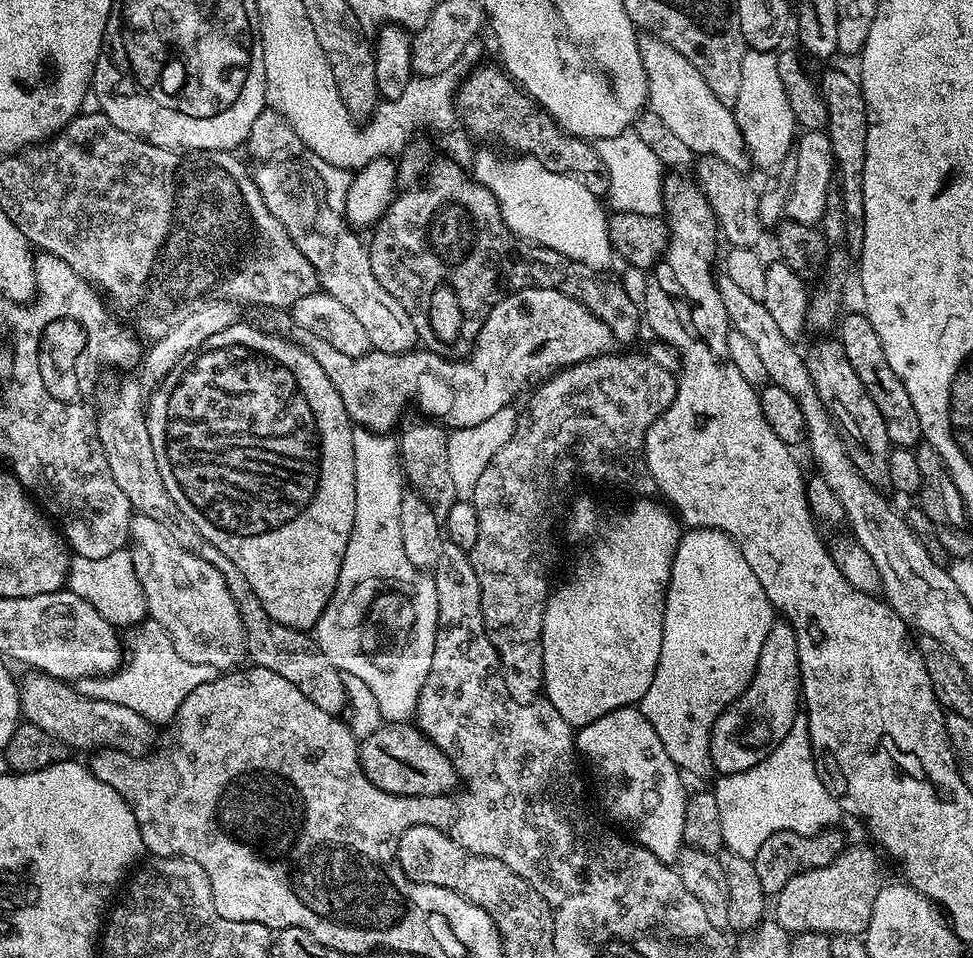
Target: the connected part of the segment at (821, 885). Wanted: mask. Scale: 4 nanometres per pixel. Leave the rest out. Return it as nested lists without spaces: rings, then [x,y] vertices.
[[[845,847],[826,866],[806,870],[774,898],[776,919],[790,934],[797,932],[827,932],[829,934],[860,934],[868,927],[874,898],[880,893],[880,864],[868,848]]]

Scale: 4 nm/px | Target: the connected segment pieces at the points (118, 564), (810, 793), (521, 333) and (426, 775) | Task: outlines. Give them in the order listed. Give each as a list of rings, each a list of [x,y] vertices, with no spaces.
[[[121,550],[114,554],[106,554],[106,558],[93,560],[76,556],[68,566],[66,588],[78,598],[90,602],[90,606],[94,606],[94,610],[98,610],[98,614],[102,614],[102,618],[106,618],[106,622],[114,626],[136,624],[148,616],[144,591],[132,569],[131,551]]]
[[[797,722],[794,726],[790,726],[786,738],[782,738],[780,745],[765,760],[758,762],[758,766],[738,774],[720,776],[717,781],[714,791],[718,802],[718,818],[722,822],[724,848],[747,860],[756,857],[758,846],[762,846],[762,842],[766,842],[770,834],[793,832],[803,836],[814,836],[831,829],[833,827],[831,824],[842,816],[836,797],[830,794],[830,790],[826,790],[818,774],[808,725],[804,722]]]
[[[526,288],[512,293],[492,308],[489,316],[483,320],[477,329],[474,350],[470,357],[462,360],[448,360],[444,356],[434,354],[425,348],[415,348],[411,352],[401,352],[398,355],[389,352],[368,351],[364,356],[342,354],[330,346],[330,342],[323,341],[310,330],[297,328],[291,315],[280,314],[276,320],[275,331],[286,334],[293,344],[305,348],[326,370],[326,378],[334,382],[334,390],[338,390],[338,398],[342,398],[342,406],[346,406],[346,414],[353,425],[369,428],[377,434],[388,434],[393,431],[396,423],[401,423],[400,415],[404,407],[424,382],[424,408],[429,417],[443,422],[448,426],[469,428],[477,420],[485,420],[498,411],[509,407],[512,401],[528,384],[547,379],[563,368],[578,364],[584,360],[596,359],[609,355],[616,346],[613,332],[608,324],[602,322],[594,313],[582,306],[576,299],[550,288]]]
[[[384,722],[378,730],[361,739],[358,768],[363,779],[395,796],[447,796],[458,788],[457,771],[450,757],[412,722]]]

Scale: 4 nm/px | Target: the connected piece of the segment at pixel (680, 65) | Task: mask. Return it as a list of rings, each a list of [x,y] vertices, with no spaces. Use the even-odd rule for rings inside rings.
[[[654,34],[641,35],[639,41],[642,64],[648,75],[647,107],[658,114],[658,118],[662,118],[662,122],[666,122],[672,133],[681,142],[686,142],[694,154],[722,158],[722,162],[730,162],[730,166],[747,169],[750,157],[740,127],[736,125],[735,111],[712,93],[702,74],[698,74],[696,67],[678,54],[678,50]]]

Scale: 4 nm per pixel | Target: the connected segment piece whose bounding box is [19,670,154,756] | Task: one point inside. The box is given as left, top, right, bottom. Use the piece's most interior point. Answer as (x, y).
(55, 706)

